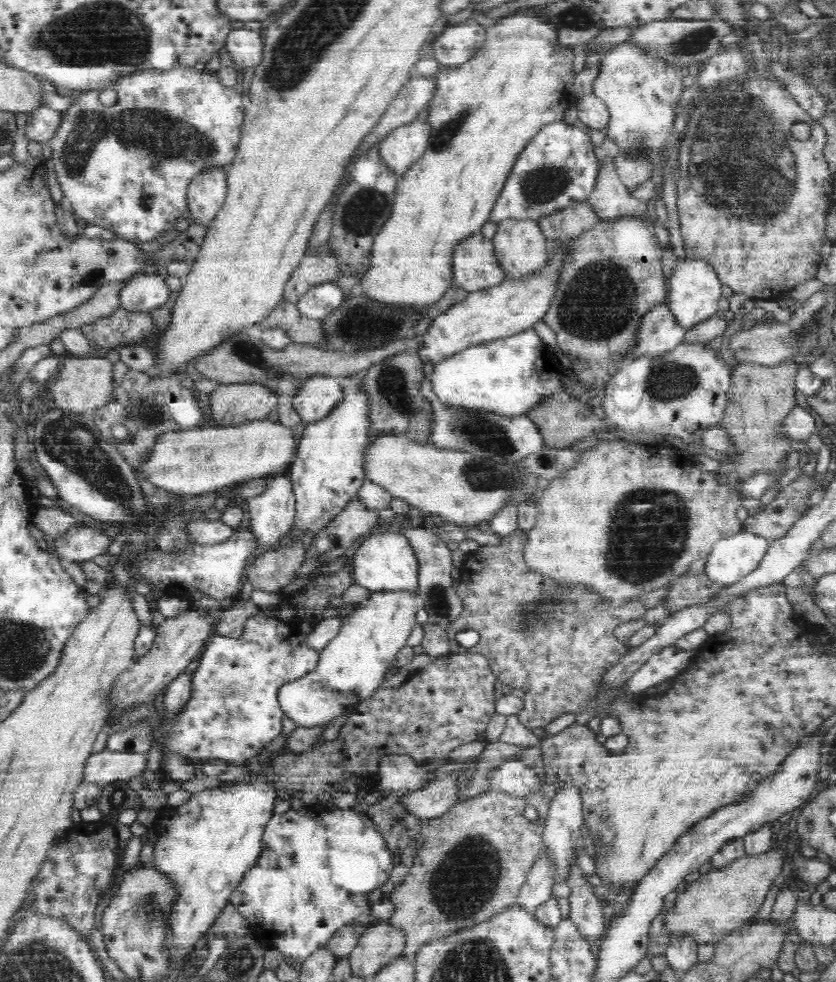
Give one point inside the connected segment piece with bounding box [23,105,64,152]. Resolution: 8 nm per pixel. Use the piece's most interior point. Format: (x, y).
(42, 124)

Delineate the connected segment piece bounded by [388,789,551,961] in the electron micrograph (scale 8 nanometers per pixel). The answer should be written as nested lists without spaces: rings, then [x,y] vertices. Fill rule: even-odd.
[[[488,789],[476,798],[458,803],[446,814],[423,822],[421,837],[424,844],[418,850],[414,866],[410,868],[410,874],[408,873],[404,882],[396,885],[388,896],[394,904],[389,924],[405,935],[405,947],[401,952],[403,958],[414,961],[416,953],[424,945],[442,940],[464,927],[491,920],[500,911],[515,904],[532,866],[535,866],[535,861],[546,851],[543,828],[550,804],[551,800],[542,790],[536,790],[536,794],[522,799]],[[528,805],[538,812],[538,820],[535,822],[524,817],[524,808]]]

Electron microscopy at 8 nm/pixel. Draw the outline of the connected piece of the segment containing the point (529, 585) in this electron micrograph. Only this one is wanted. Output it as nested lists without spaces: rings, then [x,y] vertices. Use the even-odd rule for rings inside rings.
[[[516,530],[512,532],[509,536],[501,538],[502,543],[498,546],[482,546],[479,547],[475,552],[470,552],[466,555],[464,563],[458,569],[459,572],[459,586],[455,589],[455,592],[459,595],[462,600],[462,614],[450,622],[446,628],[447,637],[450,641],[451,653],[477,653],[482,657],[485,657],[490,664],[491,671],[497,676],[500,682],[504,685],[508,685],[512,688],[521,688],[524,690],[525,694],[523,696],[523,707],[522,710],[517,714],[519,721],[526,726],[526,728],[533,729],[538,727],[546,727],[550,722],[556,720],[558,716],[564,713],[572,712],[575,714],[581,713],[591,706],[591,700],[600,686],[600,678],[603,678],[604,672],[614,667],[626,654],[629,654],[628,647],[625,643],[622,643],[613,634],[617,626],[620,626],[623,622],[628,622],[629,620],[642,619],[646,614],[646,607],[643,605],[641,598],[636,598],[634,601],[628,602],[622,606],[608,606],[605,604],[604,599],[600,599],[596,596],[594,591],[585,590],[584,587],[574,586],[572,588],[556,588],[552,584],[552,579],[548,579],[544,574],[533,572],[525,564],[525,559],[523,558],[523,549],[528,541],[528,534],[526,531]],[[462,630],[476,630],[479,633],[479,642],[472,646],[471,648],[462,647],[455,639],[457,632],[462,632]]]

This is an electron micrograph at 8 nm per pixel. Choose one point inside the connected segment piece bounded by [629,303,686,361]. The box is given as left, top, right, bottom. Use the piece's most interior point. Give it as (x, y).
(659, 333)

